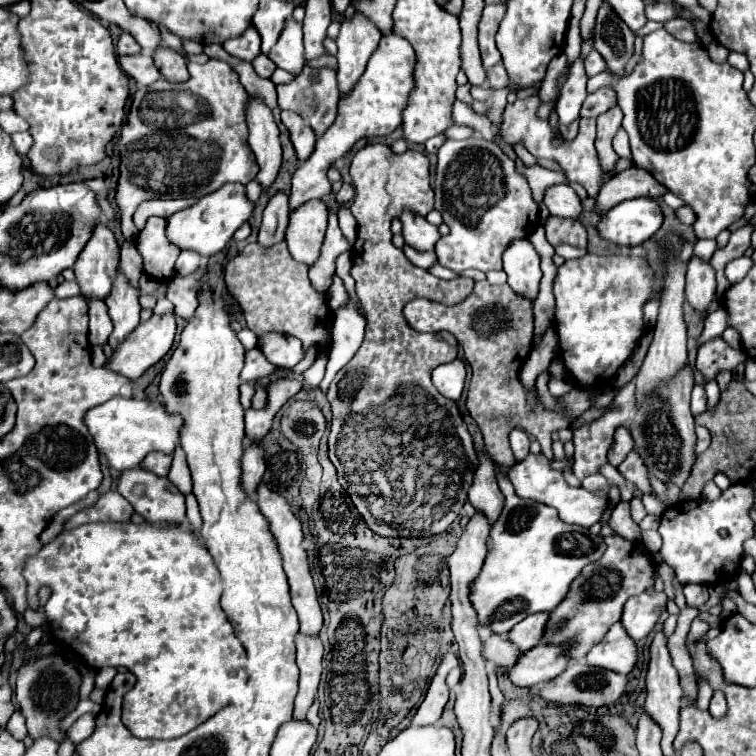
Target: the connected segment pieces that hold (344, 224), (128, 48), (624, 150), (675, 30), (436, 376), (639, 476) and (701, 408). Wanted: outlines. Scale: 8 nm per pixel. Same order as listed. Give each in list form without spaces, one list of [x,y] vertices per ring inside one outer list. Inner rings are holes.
[[[342,204],[342,206],[338,208],[338,220],[340,220],[340,228],[342,228],[344,236],[348,238],[350,246],[352,246],[352,242],[356,240],[356,220],[354,220],[354,216],[352,216],[348,204]]]
[[[122,32],[120,38],[118,38],[118,44],[116,44],[116,52],[118,56],[124,56],[124,54],[138,54],[142,48],[136,44],[136,40],[128,34],[128,32]]]
[[[620,128],[614,136],[614,152],[618,156],[624,156],[624,158],[630,158],[630,146],[628,146],[628,134],[624,128]]]
[[[672,18],[668,22],[664,22],[664,28],[678,40],[682,42],[696,42],[698,36],[696,36],[696,30],[694,26],[688,22],[688,20],[682,20],[682,18]]]
[[[452,360],[432,370],[432,382],[436,390],[450,400],[460,398],[464,390],[464,380],[466,380],[466,366],[462,360]]]
[[[632,450],[628,454],[628,458],[618,466],[620,474],[630,482],[634,484],[642,494],[654,494],[654,488],[650,486],[650,478],[648,478],[648,470],[646,470],[646,464],[642,462],[638,450]]]
[[[698,376],[694,388],[692,388],[692,412],[694,414],[700,414],[700,412],[706,412],[706,394],[704,394],[704,386],[702,386],[702,380]]]

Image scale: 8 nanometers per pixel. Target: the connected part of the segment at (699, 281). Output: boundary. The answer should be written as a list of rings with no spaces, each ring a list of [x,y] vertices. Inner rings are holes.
[[[692,256],[686,268],[686,300],[694,310],[706,316],[704,310],[712,302],[714,294],[716,294],[714,268],[710,266],[710,262],[704,262],[698,256]]]

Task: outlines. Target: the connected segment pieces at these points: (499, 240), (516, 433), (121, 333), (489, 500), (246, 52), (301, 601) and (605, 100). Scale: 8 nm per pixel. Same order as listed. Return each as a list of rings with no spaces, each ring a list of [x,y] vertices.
[[[484,138],[446,140],[438,150],[434,178],[434,208],[442,214],[450,234],[436,244],[438,262],[454,272],[476,268],[502,270],[502,254],[514,238],[528,238],[538,222],[538,204],[532,198],[526,176],[516,170],[498,144]]]
[[[512,430],[510,432],[510,446],[514,452],[516,462],[522,462],[530,454],[530,440],[524,430]]]
[[[118,270],[118,278],[114,278],[114,290],[110,290],[110,298],[106,298],[106,306],[114,324],[114,330],[108,338],[108,344],[116,348],[140,322],[140,304],[138,290],[130,286],[122,270]]]
[[[478,452],[478,466],[474,468],[474,482],[468,490],[468,500],[476,510],[484,512],[490,522],[496,522],[504,496],[496,484],[494,462],[484,452]]]
[[[250,26],[242,38],[234,38],[234,40],[226,40],[224,42],[224,50],[240,60],[252,62],[258,54],[260,54],[260,36],[256,32],[254,26]]]
[[[260,482],[258,486],[258,492],[256,492],[256,498],[258,498],[258,506],[260,506],[260,512],[268,518],[270,522],[270,530],[278,542],[278,550],[282,554],[282,560],[284,560],[284,572],[288,576],[288,584],[290,584],[290,594],[292,594],[292,604],[298,612],[298,620],[300,620],[300,632],[302,634],[318,634],[320,628],[322,628],[322,610],[320,610],[320,604],[318,604],[318,594],[316,594],[316,588],[314,588],[314,582],[312,582],[312,576],[310,576],[310,566],[308,566],[308,554],[306,550],[302,548],[302,524],[300,520],[294,516],[290,504],[274,490],[270,490],[264,482]]]
[[[600,88],[600,90],[586,96],[582,110],[580,110],[580,116],[582,118],[598,118],[600,114],[604,114],[614,104],[616,104],[616,94],[608,88]]]

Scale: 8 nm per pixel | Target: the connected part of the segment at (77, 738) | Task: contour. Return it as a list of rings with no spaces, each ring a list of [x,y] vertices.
[[[92,712],[80,716],[80,718],[74,722],[74,726],[68,730],[70,740],[72,740],[74,744],[78,744],[78,742],[82,742],[84,738],[88,738],[88,736],[92,734],[92,730],[94,730],[94,721],[95,717]]]

